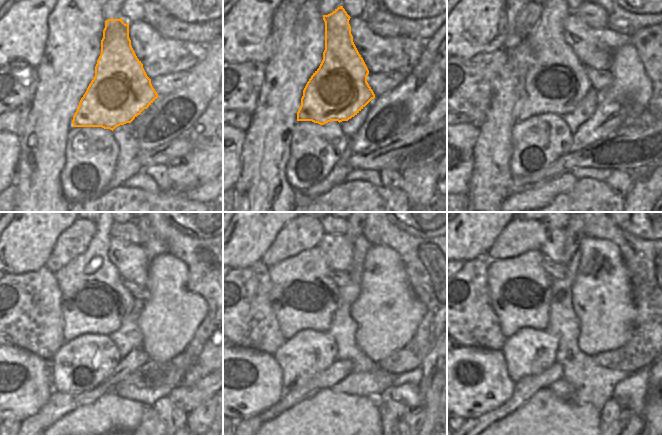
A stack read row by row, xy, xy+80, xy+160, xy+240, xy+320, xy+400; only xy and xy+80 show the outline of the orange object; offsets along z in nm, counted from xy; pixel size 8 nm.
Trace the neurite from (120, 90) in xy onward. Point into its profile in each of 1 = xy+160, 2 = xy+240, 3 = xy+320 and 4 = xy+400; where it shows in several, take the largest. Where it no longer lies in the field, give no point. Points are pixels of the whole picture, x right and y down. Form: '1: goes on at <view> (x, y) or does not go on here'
1: goes on at xy+160 (555, 82)
2: goes on at xy+240 (93, 299)
3: goes on at xy+320 (303, 295)
4: goes on at xy+400 (520, 290)

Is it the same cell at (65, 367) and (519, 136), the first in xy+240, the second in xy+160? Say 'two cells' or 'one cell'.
one cell

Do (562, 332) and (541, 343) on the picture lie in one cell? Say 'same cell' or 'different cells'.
different cells

